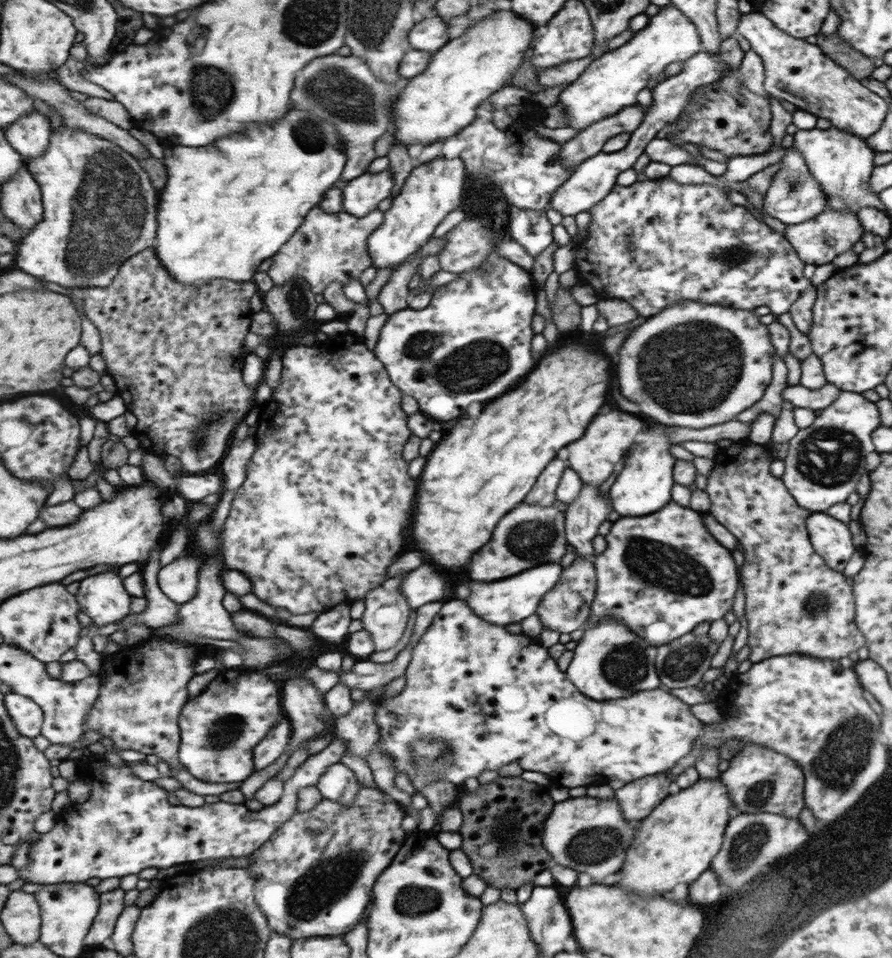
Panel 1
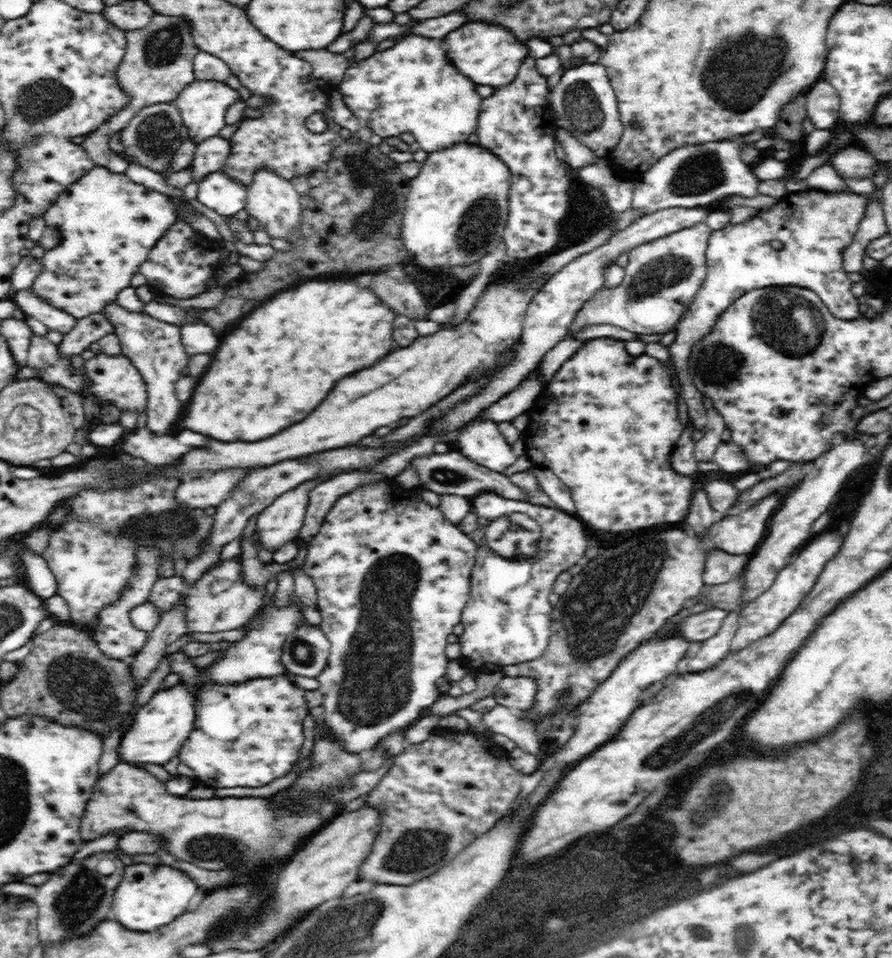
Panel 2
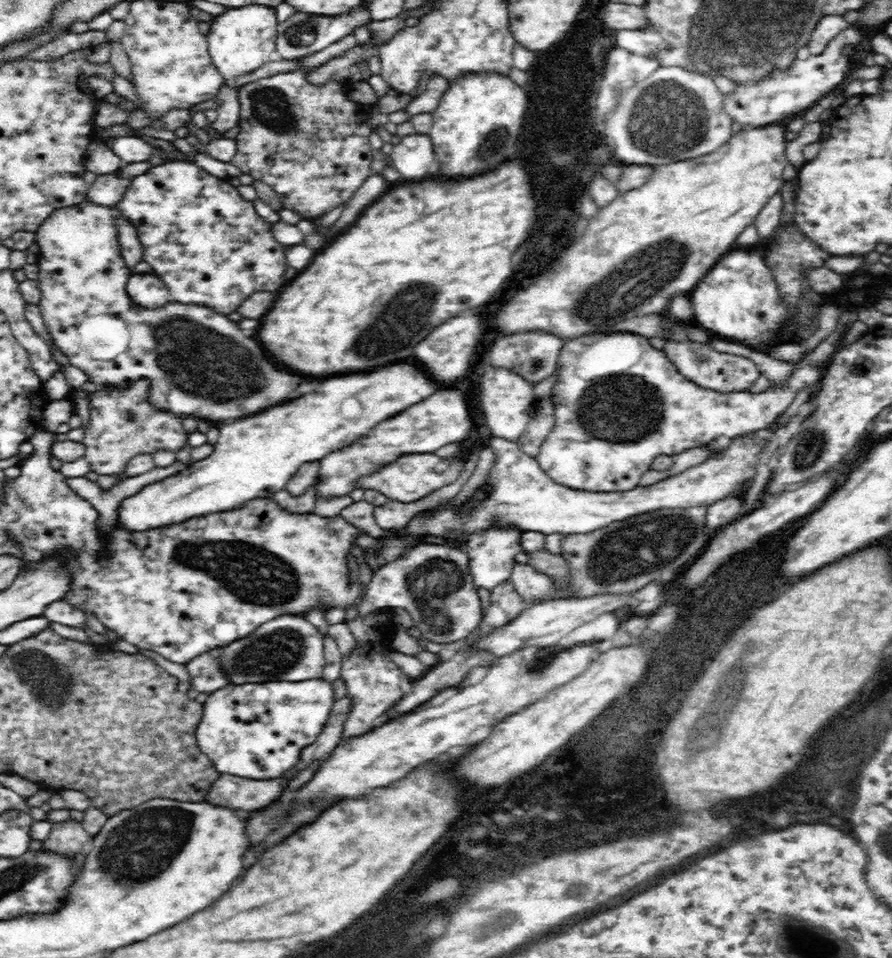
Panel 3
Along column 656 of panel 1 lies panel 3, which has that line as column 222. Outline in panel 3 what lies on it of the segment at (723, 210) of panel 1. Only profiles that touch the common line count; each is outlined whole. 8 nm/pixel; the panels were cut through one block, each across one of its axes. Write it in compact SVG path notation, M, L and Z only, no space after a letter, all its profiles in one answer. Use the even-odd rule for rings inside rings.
M168 161L162 165L156 165L152 167L147 172L141 176L136 176L130 182L128 190L124 193L122 200L116 204L115 208L124 220L127 220L129 224L136 230L137 237L143 247L143 259L146 263L152 267L152 273L161 282L164 282L165 286L168 287L170 293L172 293L172 301L180 303L182 305L199 305L208 307L209 310L216 310L220 314L230 314L234 312L250 294L254 292L274 292L278 288L284 286L284 272L288 268L286 264L286 258L284 258L284 253L286 251L286 246L279 244L272 235L272 223L264 220L260 217L254 208L253 201L246 200L242 198L242 195L238 192L235 186L231 186L228 180L217 178L212 174L203 170L197 164L190 161Z

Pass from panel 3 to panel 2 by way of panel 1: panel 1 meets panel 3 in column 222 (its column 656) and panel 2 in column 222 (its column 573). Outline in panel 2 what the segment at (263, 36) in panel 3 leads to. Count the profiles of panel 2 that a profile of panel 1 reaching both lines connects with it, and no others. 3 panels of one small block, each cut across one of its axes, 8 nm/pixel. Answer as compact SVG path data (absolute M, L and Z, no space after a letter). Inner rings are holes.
M194 80L176 97L173 102L180 110L184 126L190 130L192 141L196 144L219 135L225 125L227 108L240 99L238 91L230 88L225 82L217 80Z

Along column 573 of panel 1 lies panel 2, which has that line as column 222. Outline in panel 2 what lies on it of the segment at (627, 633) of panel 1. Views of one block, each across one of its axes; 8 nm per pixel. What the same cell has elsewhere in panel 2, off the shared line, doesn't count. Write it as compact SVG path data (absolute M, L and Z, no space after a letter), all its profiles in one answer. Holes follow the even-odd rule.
M295 594L293 604L288 607L274 607L274 595L266 596L260 612L256 612L253 618L240 630L244 630L245 635L242 639L232 642L234 647L223 652L223 656L215 661L214 665L202 669L204 679L207 681L216 681L216 683L239 683L252 677L273 677L284 675L285 666L282 665L282 648L284 648L285 638L288 633L296 630L300 625L306 625L303 618L298 597Z

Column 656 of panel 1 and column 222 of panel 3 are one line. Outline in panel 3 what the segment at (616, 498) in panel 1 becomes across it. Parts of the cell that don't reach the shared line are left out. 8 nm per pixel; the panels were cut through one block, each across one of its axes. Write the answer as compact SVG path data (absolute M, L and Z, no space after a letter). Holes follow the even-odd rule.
M402 362L396 368L380 368L380 372L326 378L316 392L302 394L288 404L232 424L221 422L220 438L214 444L212 456L125 497L120 502L116 525L130 532L150 530L210 512L234 510L248 500L270 499L285 488L292 474L304 463L322 460L334 449L364 436L380 420L404 412L404 408L418 404L440 388L424 369Z

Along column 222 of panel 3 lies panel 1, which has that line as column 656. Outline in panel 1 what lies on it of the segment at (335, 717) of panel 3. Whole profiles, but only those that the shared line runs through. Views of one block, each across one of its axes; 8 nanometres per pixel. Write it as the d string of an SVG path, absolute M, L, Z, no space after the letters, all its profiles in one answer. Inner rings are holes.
M650 775L626 783L615 790L615 797L626 820L640 820L646 818L674 789L673 780L666 775Z

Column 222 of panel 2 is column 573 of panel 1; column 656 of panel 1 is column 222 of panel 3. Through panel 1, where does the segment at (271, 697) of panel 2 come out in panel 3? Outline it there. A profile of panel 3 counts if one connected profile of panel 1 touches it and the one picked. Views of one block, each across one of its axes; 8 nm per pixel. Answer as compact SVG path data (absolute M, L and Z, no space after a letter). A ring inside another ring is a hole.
M324 677L299 683L272 681L232 684L210 693L197 723L196 742L222 775L268 780L298 766L303 750L314 744L332 712L334 688Z

